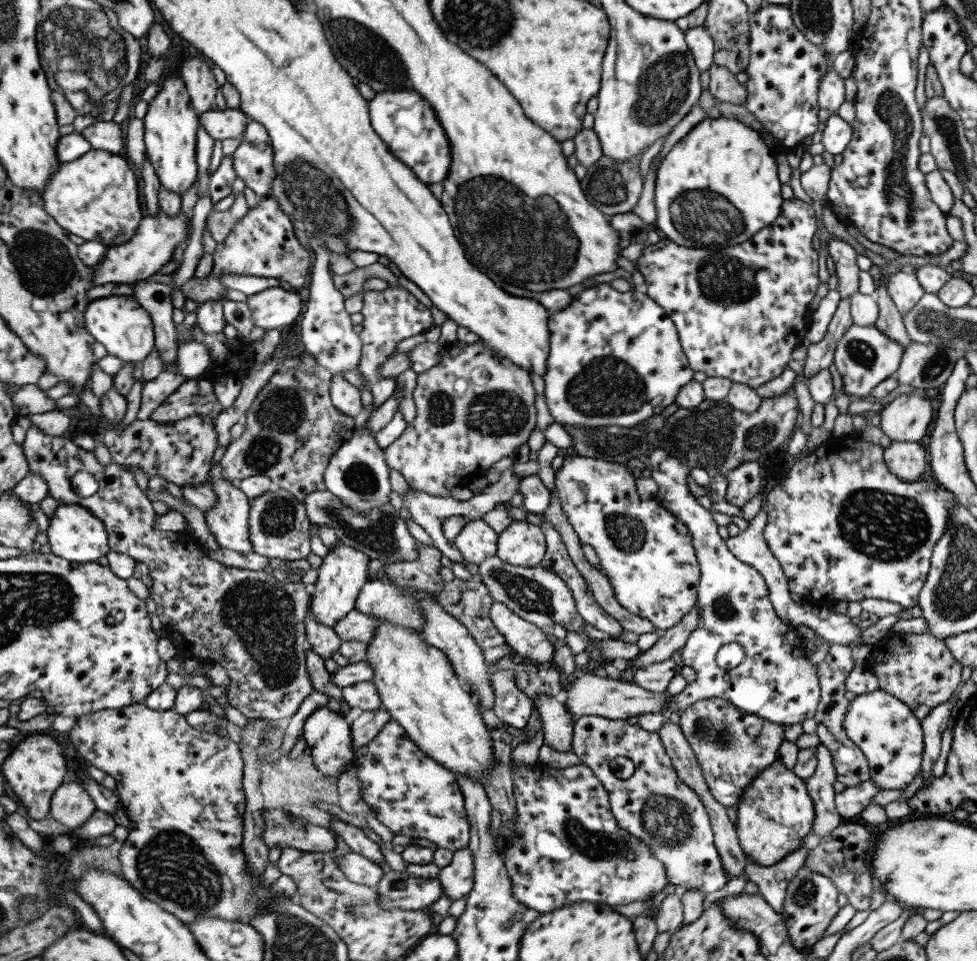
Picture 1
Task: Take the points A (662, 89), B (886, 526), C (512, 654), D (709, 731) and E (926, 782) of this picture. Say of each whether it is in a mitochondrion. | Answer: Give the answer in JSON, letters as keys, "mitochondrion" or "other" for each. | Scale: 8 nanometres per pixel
{"A":"mitochondrion","B":"mitochondrion","C":"other","D":"mitochondrion","E":"other"}

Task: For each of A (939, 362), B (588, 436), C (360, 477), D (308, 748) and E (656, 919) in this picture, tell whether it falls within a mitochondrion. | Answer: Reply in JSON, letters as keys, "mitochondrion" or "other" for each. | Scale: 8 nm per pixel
{"A":"mitochondrion","B":"mitochondrion","C":"mitochondrion","D":"other","E":"other"}

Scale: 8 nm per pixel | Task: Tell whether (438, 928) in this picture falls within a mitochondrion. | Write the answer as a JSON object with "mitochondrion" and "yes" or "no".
{"mitochondrion":"no"}

